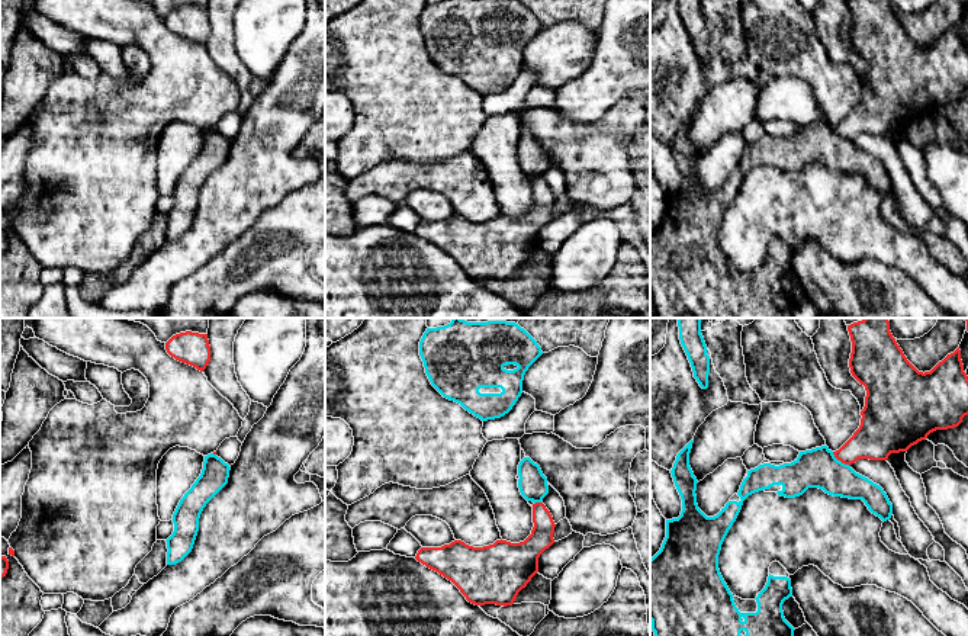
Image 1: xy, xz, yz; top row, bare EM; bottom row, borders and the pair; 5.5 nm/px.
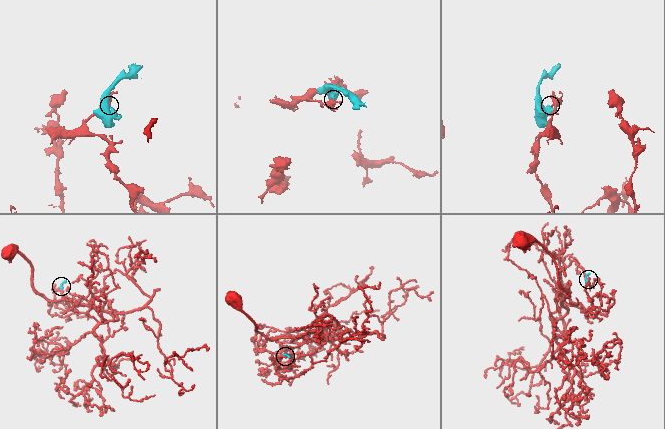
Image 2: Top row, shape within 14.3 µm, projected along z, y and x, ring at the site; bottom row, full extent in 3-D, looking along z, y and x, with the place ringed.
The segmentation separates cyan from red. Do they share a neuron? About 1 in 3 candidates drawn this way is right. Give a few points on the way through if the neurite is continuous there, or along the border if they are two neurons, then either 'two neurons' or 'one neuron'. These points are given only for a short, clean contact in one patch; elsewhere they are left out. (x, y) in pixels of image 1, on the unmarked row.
border yz (832, 127), (849, 141); two neurons

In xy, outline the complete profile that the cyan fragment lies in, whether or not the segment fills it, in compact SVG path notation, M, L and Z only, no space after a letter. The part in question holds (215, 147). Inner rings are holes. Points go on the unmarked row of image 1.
M210 128L205 131L200 151L180 174L174 189L174 206L167 216L167 240L181 237L193 224L199 193L206 179L228 158L229 139Z

